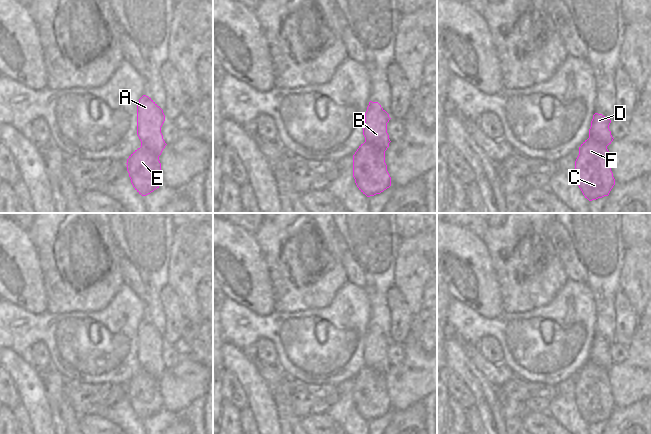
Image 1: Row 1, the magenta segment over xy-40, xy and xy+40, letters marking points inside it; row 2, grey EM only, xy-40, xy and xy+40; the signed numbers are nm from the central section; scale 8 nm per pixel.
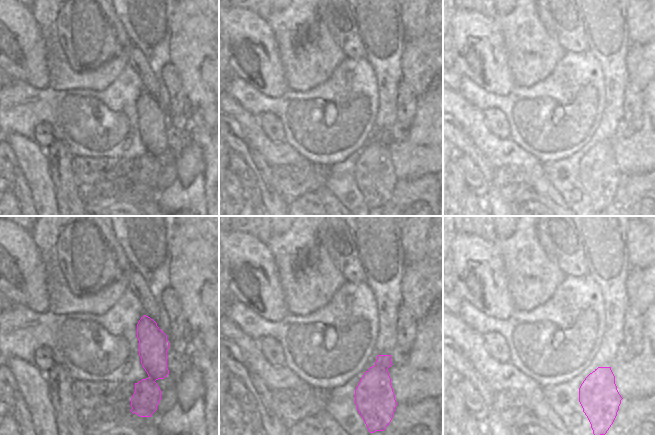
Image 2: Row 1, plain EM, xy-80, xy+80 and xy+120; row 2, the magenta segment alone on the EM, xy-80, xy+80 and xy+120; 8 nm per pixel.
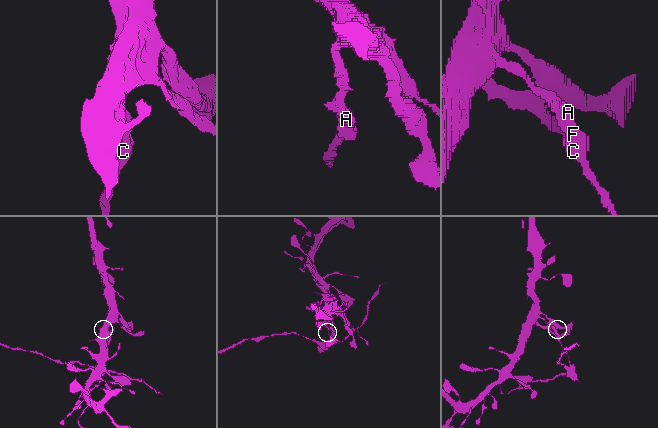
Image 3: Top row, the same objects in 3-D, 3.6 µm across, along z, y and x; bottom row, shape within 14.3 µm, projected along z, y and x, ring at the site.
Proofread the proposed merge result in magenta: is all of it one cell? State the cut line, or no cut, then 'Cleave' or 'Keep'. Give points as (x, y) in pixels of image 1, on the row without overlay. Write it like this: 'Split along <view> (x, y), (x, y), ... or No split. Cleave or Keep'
Split along xy (365, 365), (384, 376). Cleave

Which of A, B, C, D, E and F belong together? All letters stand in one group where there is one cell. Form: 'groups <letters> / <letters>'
groups A B D / C E F

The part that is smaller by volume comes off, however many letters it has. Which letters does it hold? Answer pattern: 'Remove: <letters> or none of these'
Remove: C, E, F

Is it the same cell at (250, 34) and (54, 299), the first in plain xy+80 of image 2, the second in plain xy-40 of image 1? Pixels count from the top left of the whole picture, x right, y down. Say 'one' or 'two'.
two

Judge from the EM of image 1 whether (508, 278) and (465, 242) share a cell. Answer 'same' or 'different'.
different

